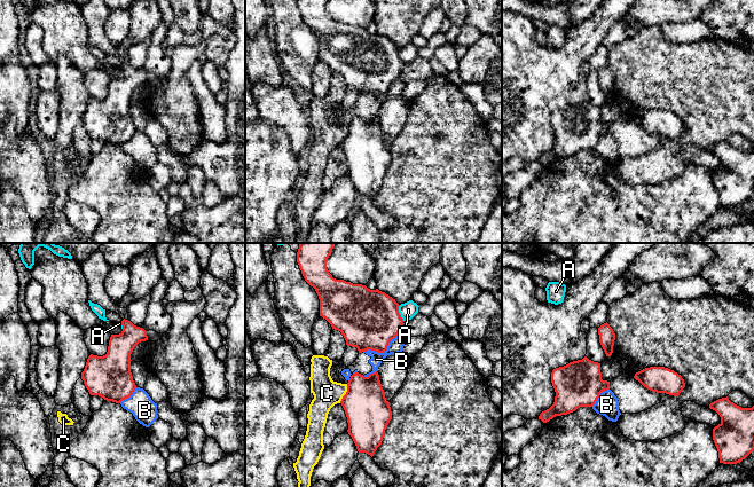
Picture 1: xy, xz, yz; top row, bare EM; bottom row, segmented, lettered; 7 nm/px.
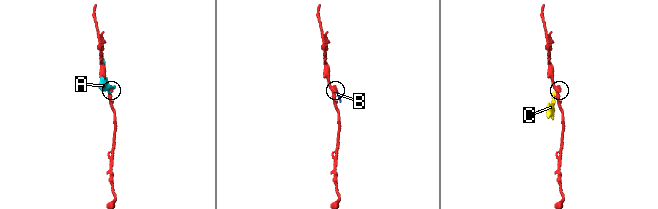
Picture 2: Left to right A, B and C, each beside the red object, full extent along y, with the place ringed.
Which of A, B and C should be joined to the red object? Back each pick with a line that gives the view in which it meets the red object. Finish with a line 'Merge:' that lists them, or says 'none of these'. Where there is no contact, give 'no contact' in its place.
Merge: none of these

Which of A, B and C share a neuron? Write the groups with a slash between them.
A / B C

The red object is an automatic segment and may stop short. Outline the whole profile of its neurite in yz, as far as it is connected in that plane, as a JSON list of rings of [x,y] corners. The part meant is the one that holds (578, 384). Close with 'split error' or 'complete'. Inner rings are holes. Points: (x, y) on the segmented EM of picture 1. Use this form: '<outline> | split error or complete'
[[[587,356],[553,369],[551,383],[556,396],[553,404],[539,416],[543,423],[580,407],[592,407],[600,393],[610,390],[610,382],[602,379],[600,363]]] | complete

